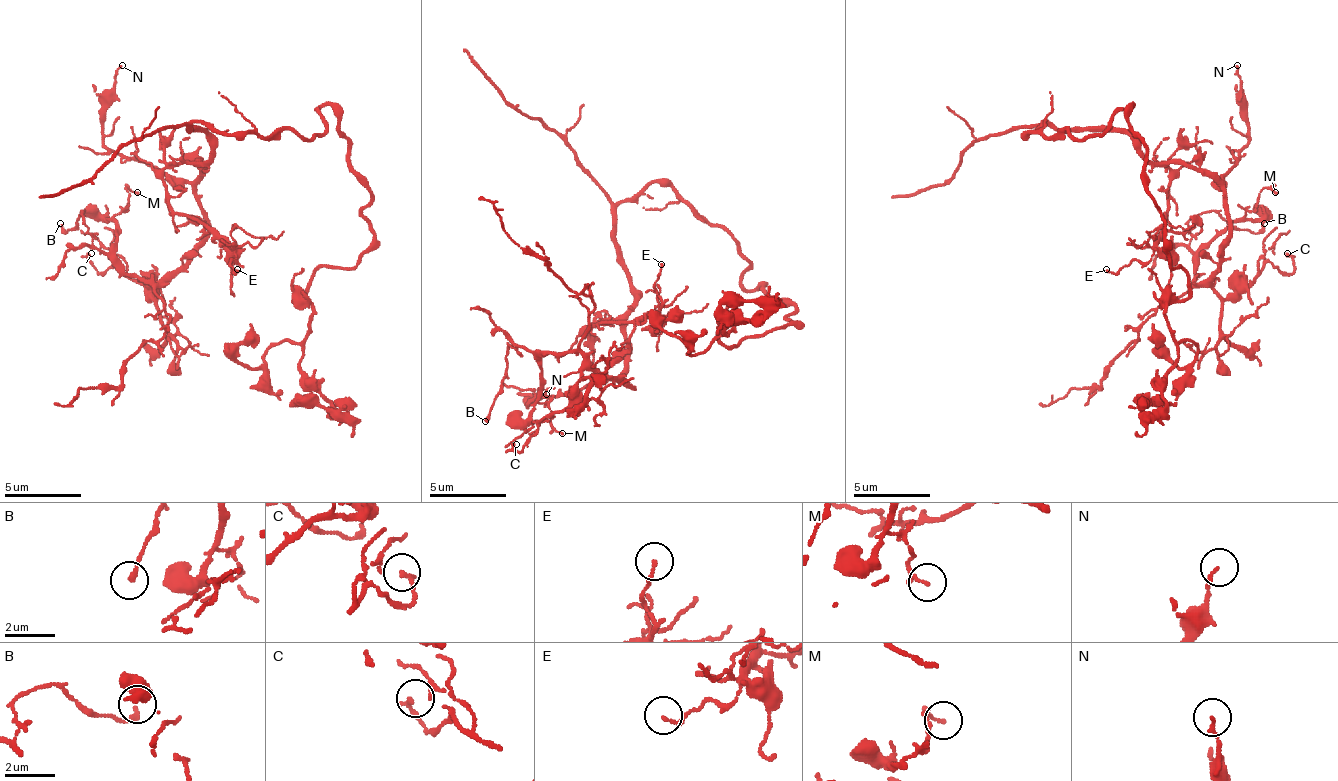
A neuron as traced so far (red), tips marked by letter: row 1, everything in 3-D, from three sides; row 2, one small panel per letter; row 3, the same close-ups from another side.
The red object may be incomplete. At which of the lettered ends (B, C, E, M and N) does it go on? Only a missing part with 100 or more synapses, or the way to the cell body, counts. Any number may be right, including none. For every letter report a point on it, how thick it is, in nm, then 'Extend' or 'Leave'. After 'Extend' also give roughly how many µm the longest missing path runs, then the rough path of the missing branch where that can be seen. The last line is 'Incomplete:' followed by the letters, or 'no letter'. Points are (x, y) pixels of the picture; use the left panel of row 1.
B: Place: (60, 223). Thickness 140 nm. Leave
C: Place: (91, 253). Thickness 190 nm. Leave
E: Place: (237, 269). Thickness 150 nm. Leave
M: Place: (137, 192). Thickness 110 nm. Leave
N: Place: (122, 65). Thickness 140 nm. Leave
Incomplete: no letter

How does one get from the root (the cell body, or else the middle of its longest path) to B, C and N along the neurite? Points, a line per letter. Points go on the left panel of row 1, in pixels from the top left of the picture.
B: (241, 135), (191, 127), (210, 146), (206, 238), (160, 280), (126, 276), (83, 211), (60, 223)
C: (241, 135), (191, 127), (210, 146), (195, 188), (206, 242), (156, 296), (114, 261), (99, 273), (91, 253)
N: (241, 135), (195, 123), (210, 158), (191, 181), (168, 181), (114, 154), (103, 142), (103, 100), (122, 65)

